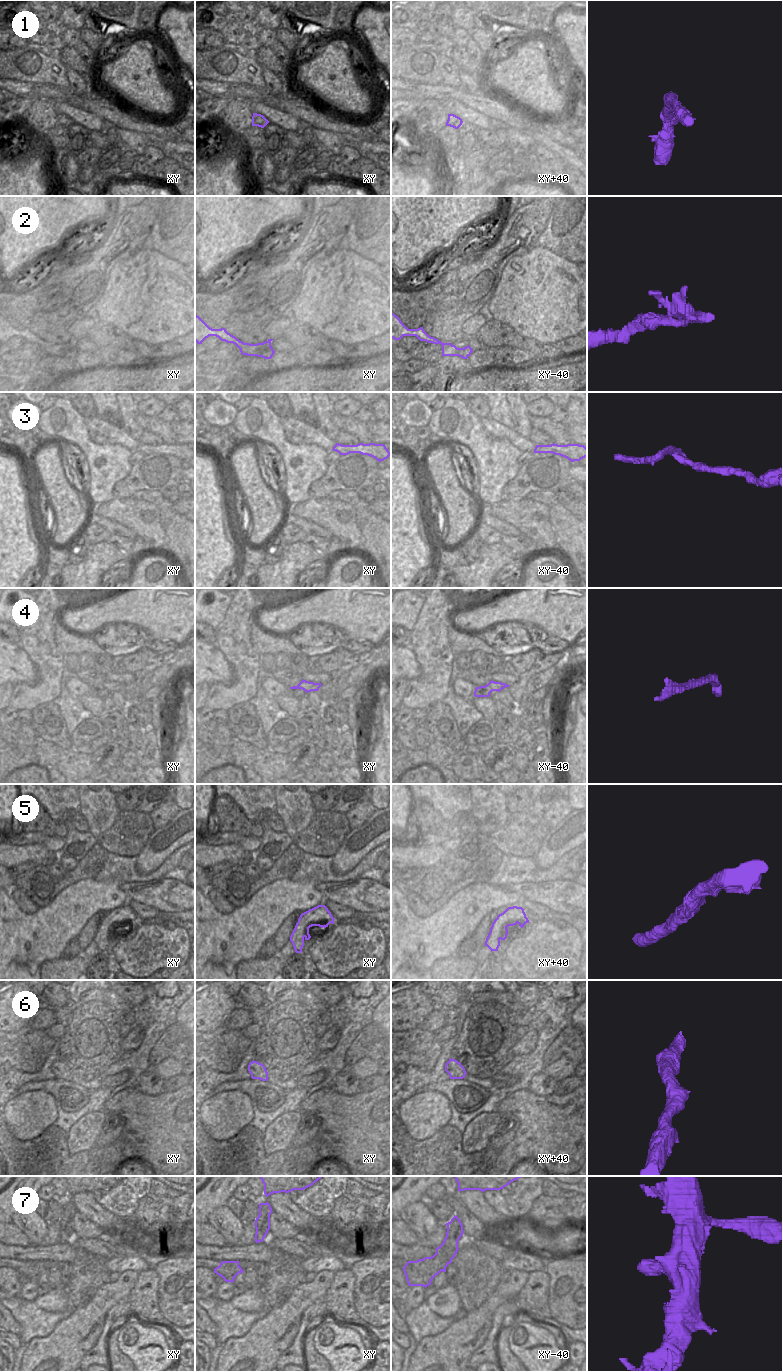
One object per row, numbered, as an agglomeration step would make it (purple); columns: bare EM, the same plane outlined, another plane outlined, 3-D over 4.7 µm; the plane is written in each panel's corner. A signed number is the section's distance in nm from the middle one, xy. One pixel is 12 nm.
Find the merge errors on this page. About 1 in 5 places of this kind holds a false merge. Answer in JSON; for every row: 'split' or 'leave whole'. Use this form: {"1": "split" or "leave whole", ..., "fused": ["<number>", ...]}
{"1": "leave whole", "2": "split", "3": "leave whole", "4": "leave whole", "5": "leave whole", "6": "leave whole", "7": "leave whole", "fused": ["2"]}

